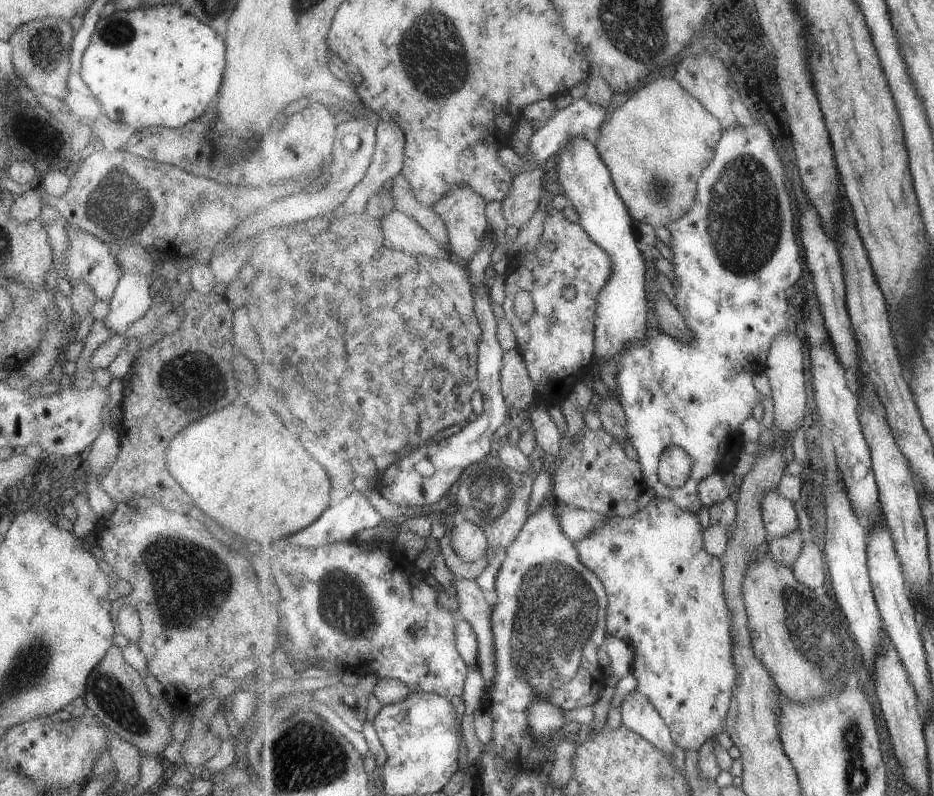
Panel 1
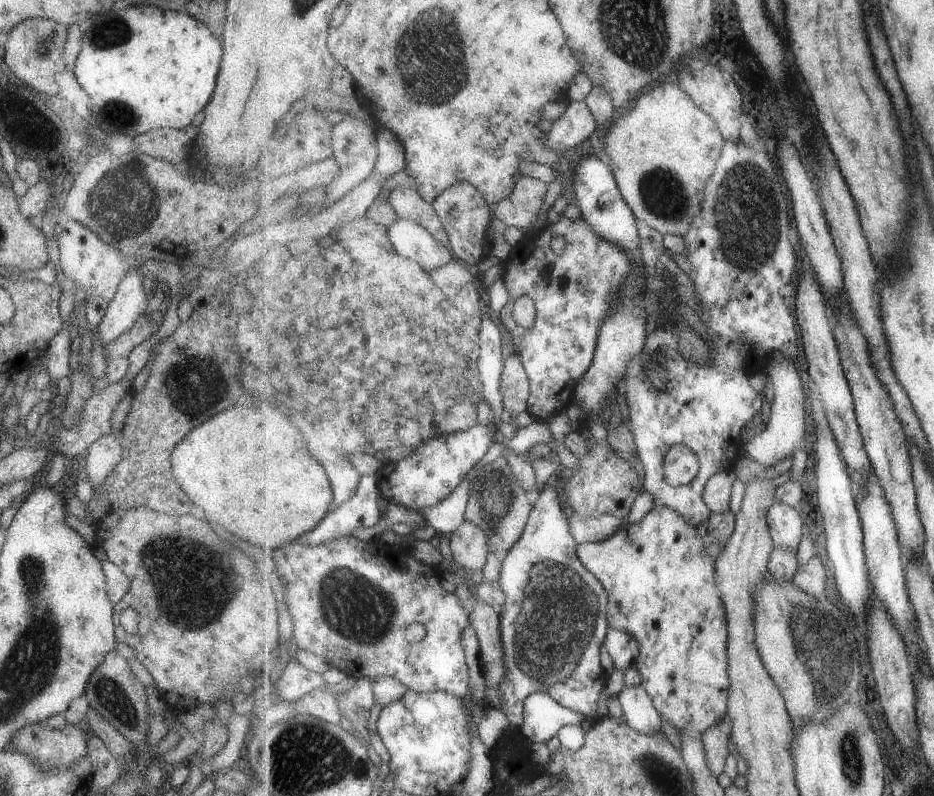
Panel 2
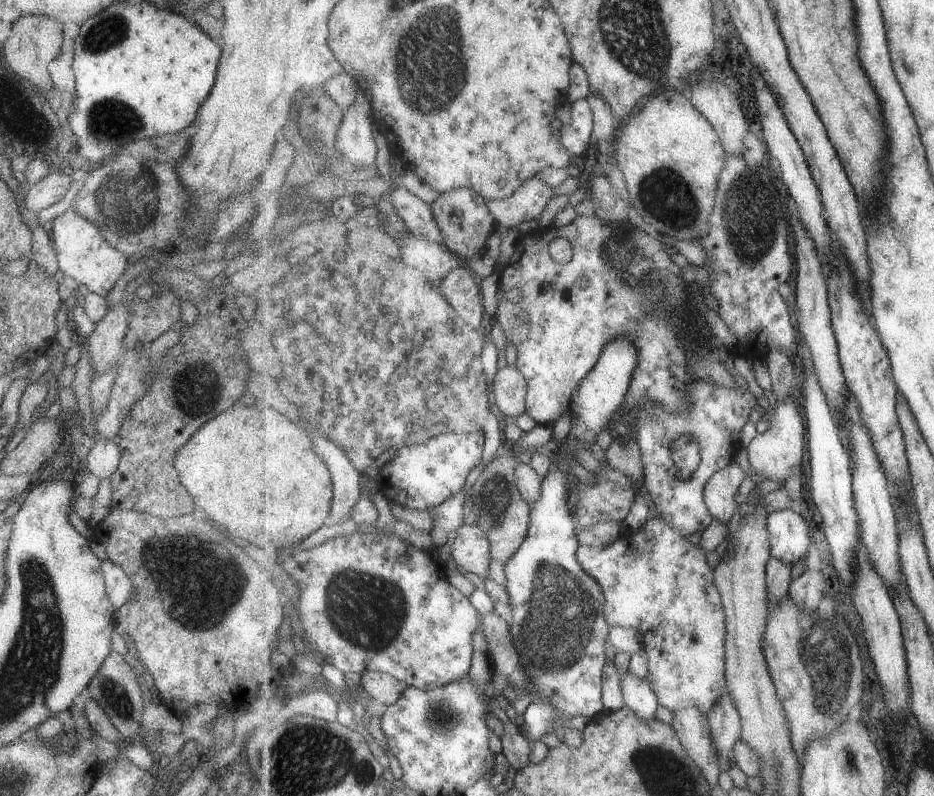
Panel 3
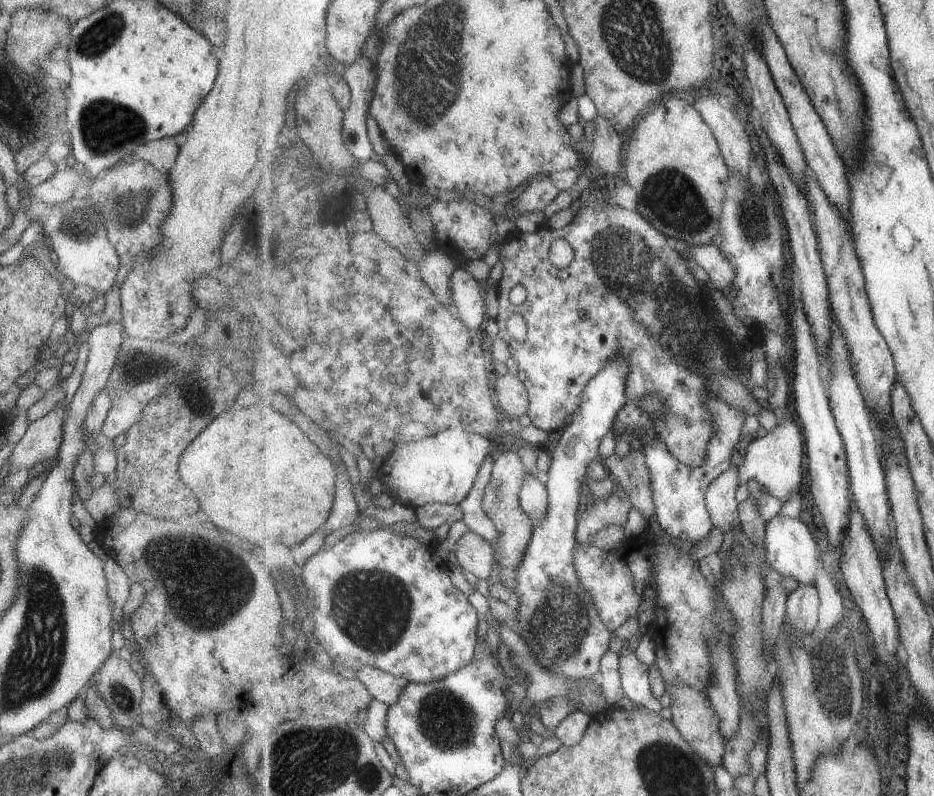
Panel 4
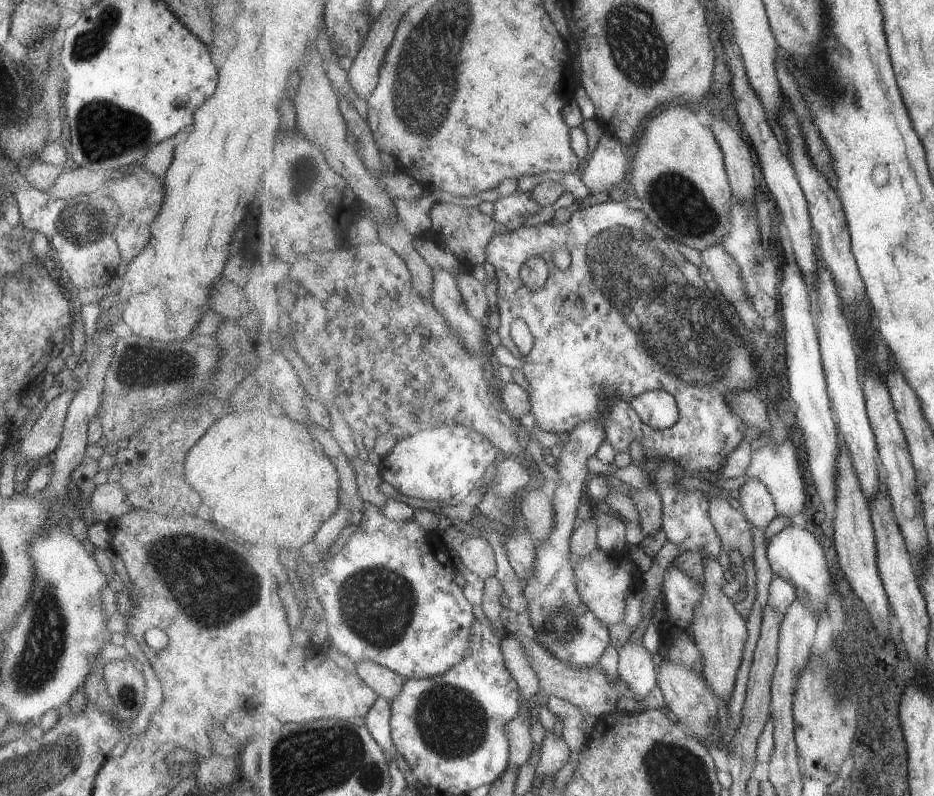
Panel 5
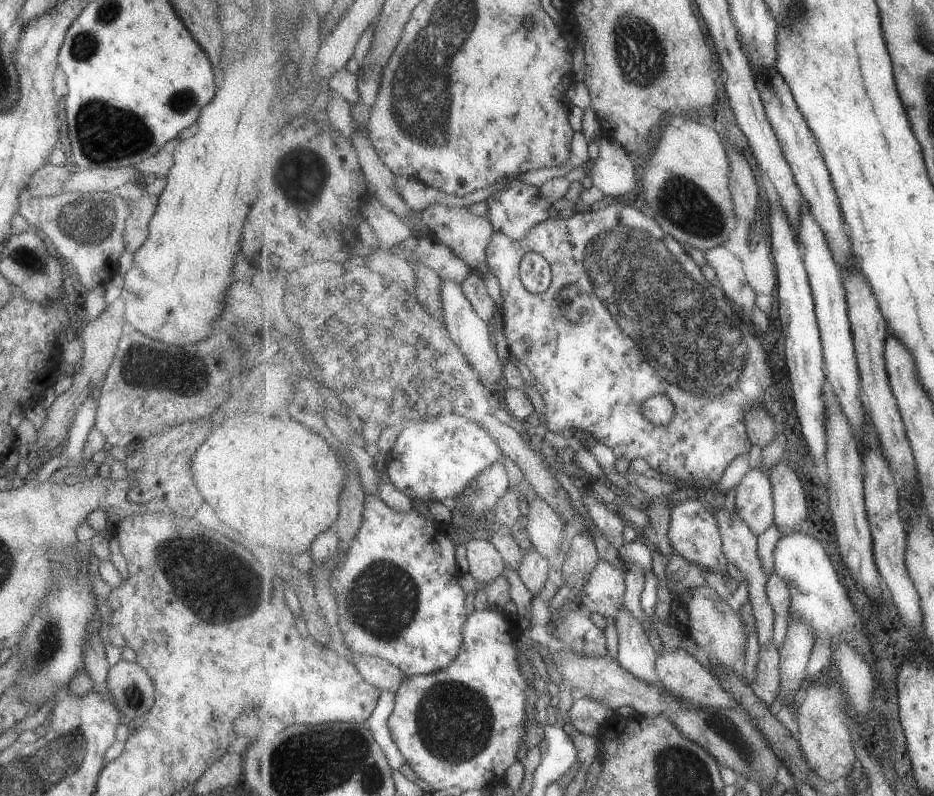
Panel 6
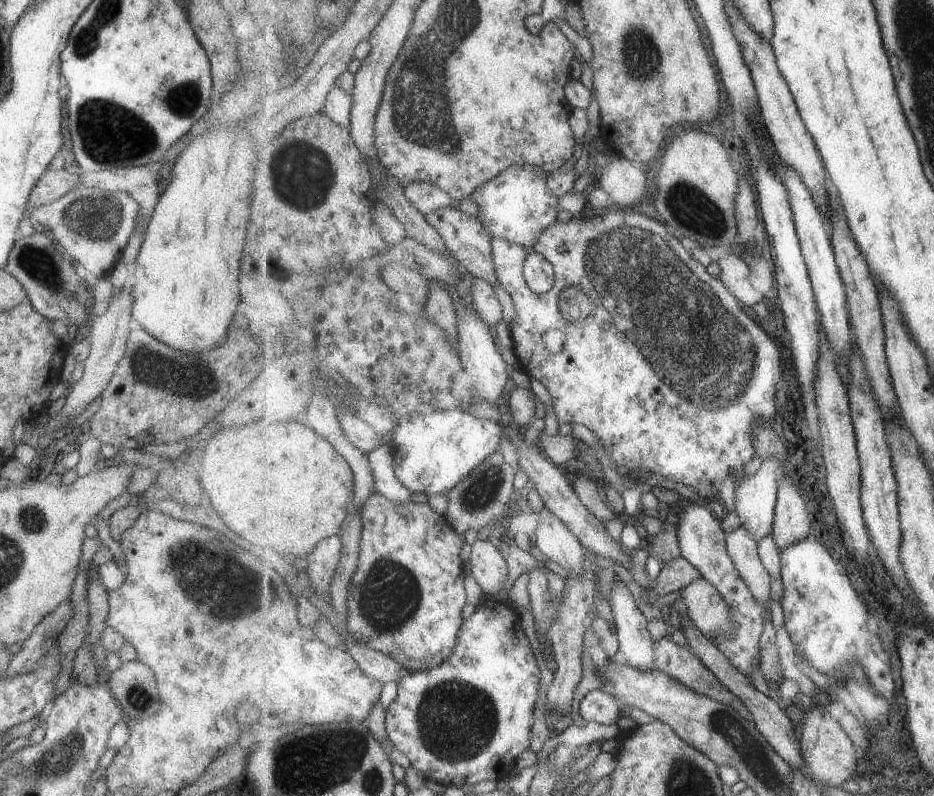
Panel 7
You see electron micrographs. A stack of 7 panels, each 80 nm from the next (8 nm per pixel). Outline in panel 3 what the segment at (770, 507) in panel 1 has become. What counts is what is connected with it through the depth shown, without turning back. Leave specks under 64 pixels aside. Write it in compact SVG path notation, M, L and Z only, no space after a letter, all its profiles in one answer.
M795 509L772 512L768 516L771 554L785 564L795 564L807 557L811 546L811 530Z

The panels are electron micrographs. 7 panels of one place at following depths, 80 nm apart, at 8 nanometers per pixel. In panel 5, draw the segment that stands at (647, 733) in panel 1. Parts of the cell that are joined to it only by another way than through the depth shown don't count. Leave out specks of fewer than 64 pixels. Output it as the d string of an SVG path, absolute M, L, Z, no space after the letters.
M643 640L628 641L620 647L618 674L628 682L631 692L639 698L649 696L651 690L658 686L658 670Z

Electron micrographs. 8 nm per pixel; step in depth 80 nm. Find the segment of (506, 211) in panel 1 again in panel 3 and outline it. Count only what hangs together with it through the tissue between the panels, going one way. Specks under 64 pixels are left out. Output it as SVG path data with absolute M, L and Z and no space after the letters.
M529 178L516 194L505 200L493 200L489 204L497 223L508 229L514 229L522 222L539 218L553 197L553 188L543 180Z

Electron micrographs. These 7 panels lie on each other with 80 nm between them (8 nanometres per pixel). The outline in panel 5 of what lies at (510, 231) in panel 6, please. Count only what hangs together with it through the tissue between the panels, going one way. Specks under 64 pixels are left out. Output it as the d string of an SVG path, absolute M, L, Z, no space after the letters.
M529 189L524 192L513 191L510 195L500 196L494 203L493 218L501 229L516 231L523 227L527 216L535 214L542 206L532 197Z

